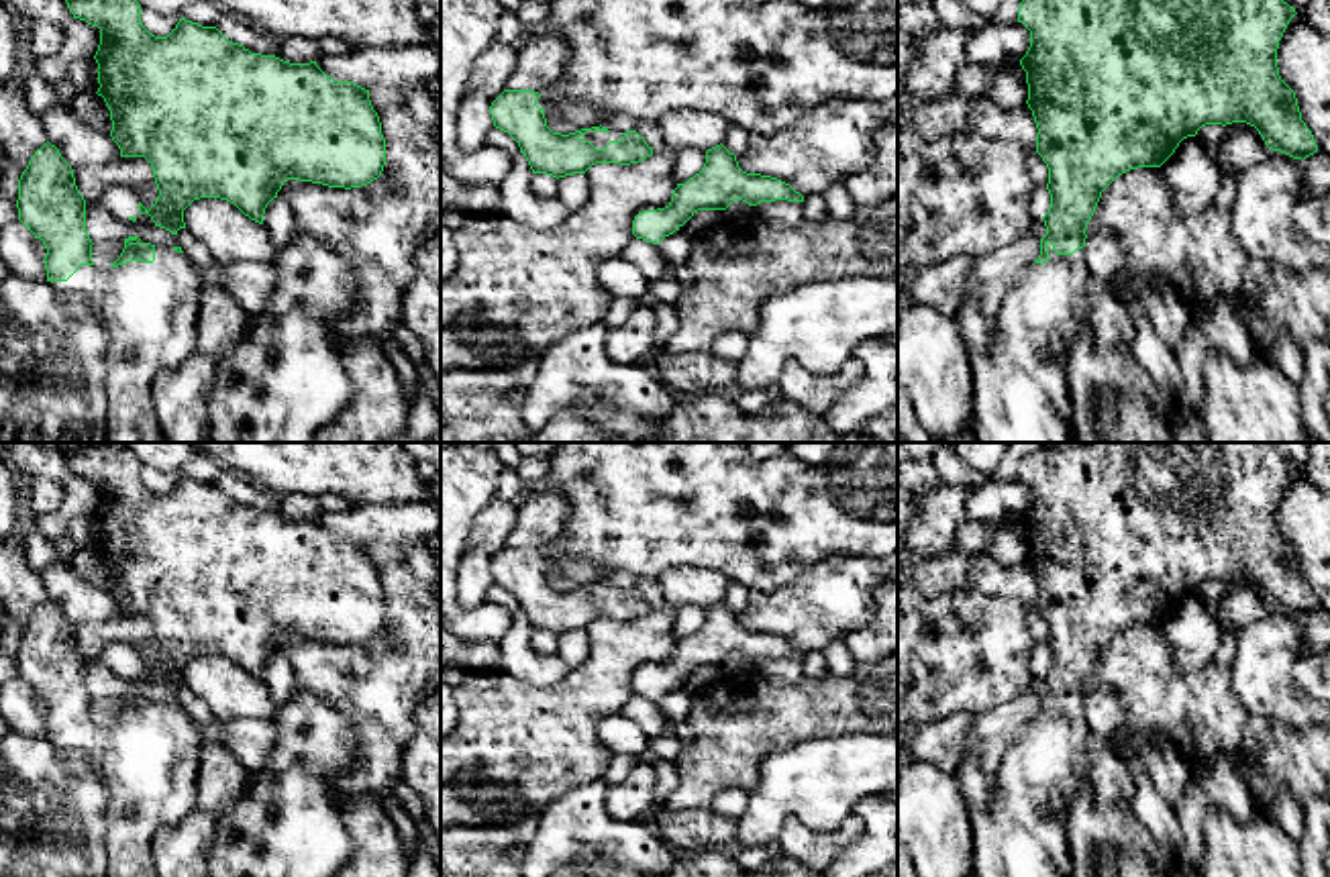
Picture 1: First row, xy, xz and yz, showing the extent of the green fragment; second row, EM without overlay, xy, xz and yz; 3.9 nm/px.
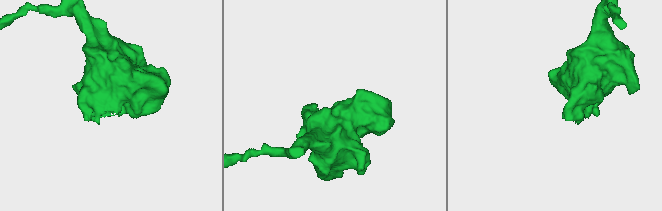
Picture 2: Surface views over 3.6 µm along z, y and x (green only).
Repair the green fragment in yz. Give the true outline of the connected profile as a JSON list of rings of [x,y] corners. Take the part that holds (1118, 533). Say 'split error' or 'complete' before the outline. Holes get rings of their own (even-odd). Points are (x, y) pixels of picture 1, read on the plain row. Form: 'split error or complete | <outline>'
split error | [[[1085,443],[1040,447],[1020,459],[1018,479],[1030,487],[1030,504],[1020,522],[1028,540],[1026,561],[1038,585],[1036,610],[1048,624],[1051,665],[1042,673],[1046,691],[1040,695],[1038,716],[1012,738],[995,771],[987,775],[979,759],[965,751],[955,773],[971,816],[975,877],[1073,877],[1065,820],[1089,767],[1085,685],[1102,649],[1118,632],[1161,624],[1183,596],[1195,594],[1206,581],[1246,579],[1269,606],[1301,618],[1318,608],[1295,549],[1277,524],[1279,498],[1295,471],[1269,443]]]

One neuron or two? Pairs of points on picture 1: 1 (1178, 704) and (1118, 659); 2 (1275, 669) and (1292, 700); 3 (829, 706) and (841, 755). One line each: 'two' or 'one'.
1: one
2: one
3: two

